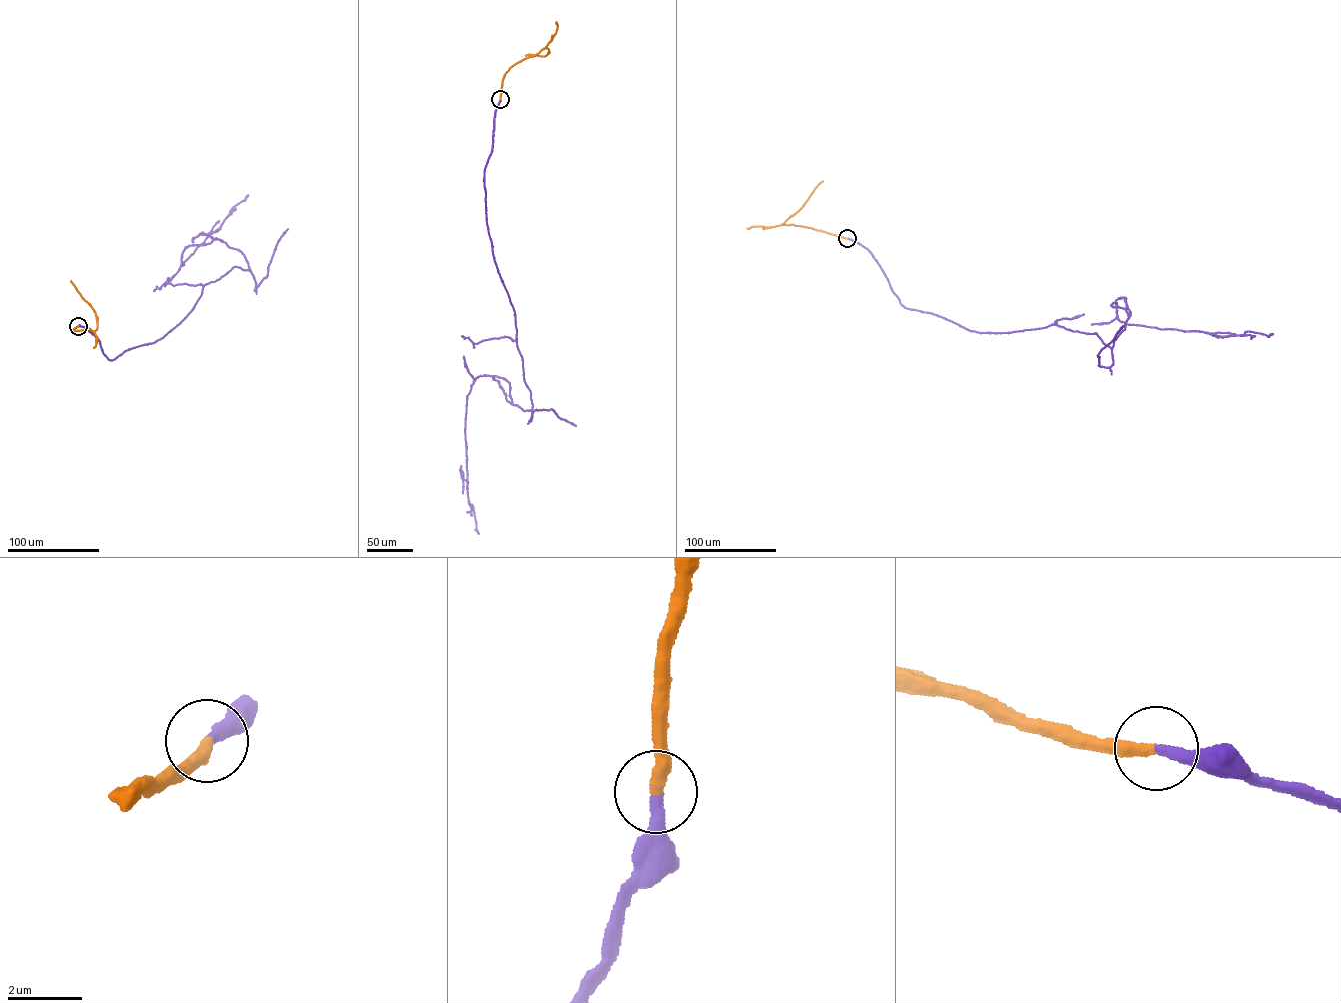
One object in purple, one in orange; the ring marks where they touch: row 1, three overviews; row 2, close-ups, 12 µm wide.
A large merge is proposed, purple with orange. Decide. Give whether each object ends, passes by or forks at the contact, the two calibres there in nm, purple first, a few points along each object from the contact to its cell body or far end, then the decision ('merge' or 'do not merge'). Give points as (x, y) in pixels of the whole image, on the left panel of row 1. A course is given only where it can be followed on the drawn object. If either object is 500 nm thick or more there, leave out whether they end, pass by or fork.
purple ends there; orange ends there; 340 nm thick on the purple side, 340 nm on the other; purple runs (78, 326), (112, 360), (162, 338), (205, 284), (249, 269), (217, 238), (181, 259), (248, 195); orange runs (78, 326), (70, 331), (95, 330), (97, 318), (71, 280); merge

